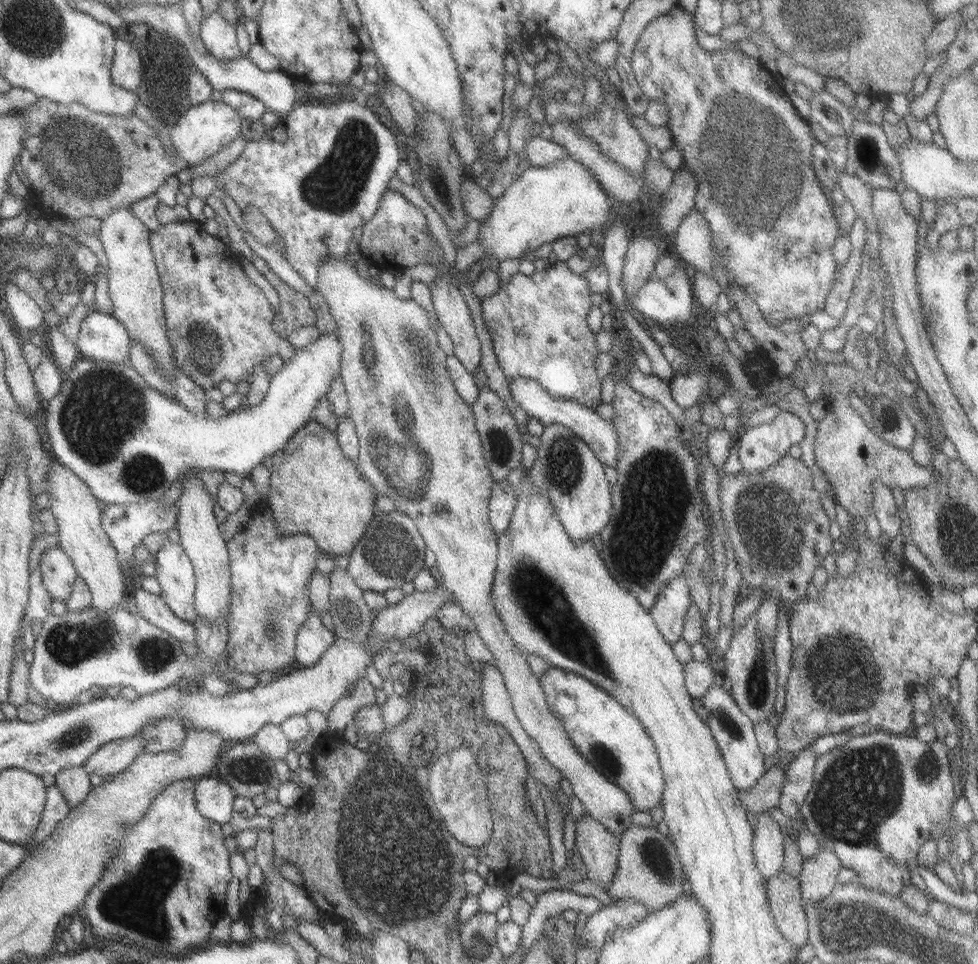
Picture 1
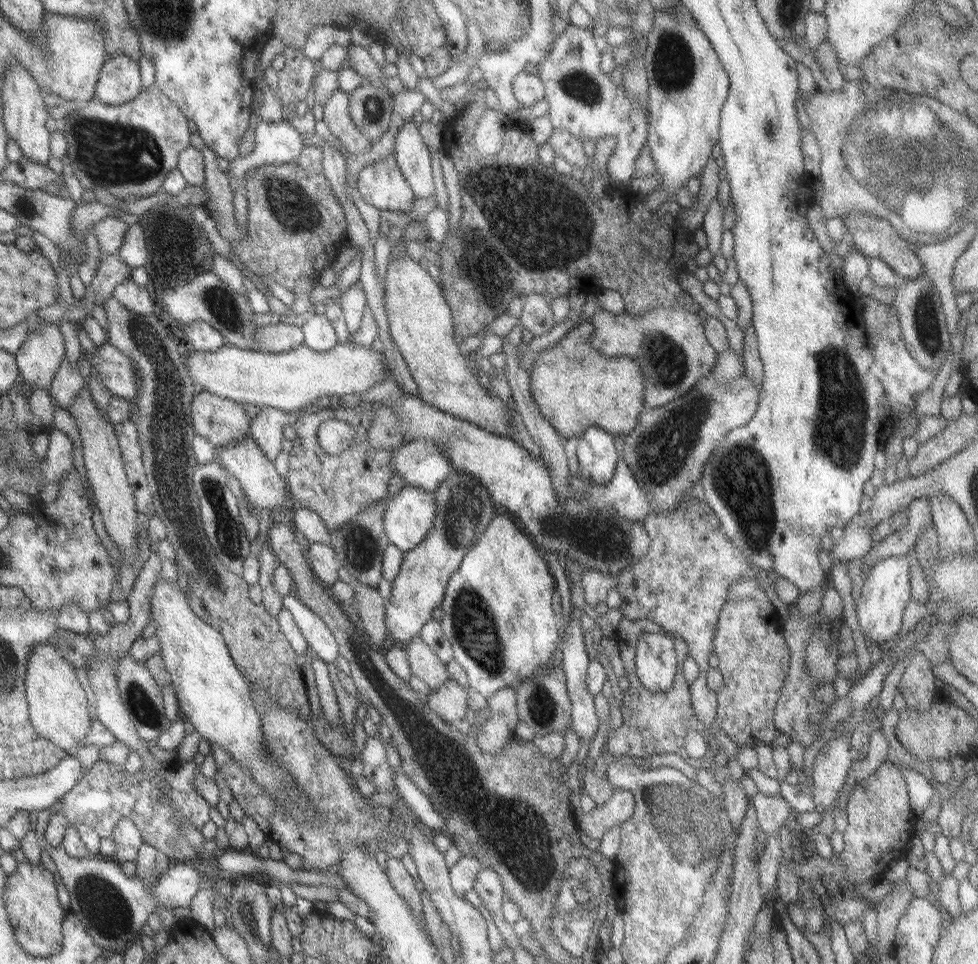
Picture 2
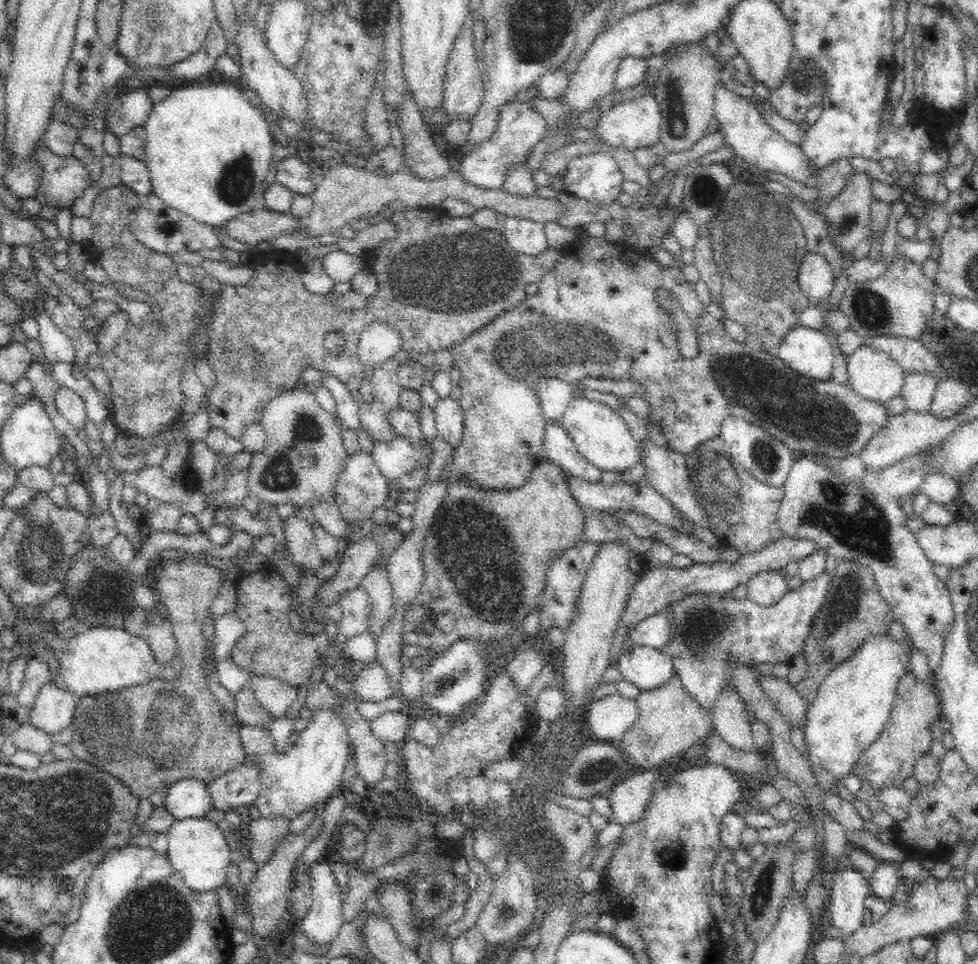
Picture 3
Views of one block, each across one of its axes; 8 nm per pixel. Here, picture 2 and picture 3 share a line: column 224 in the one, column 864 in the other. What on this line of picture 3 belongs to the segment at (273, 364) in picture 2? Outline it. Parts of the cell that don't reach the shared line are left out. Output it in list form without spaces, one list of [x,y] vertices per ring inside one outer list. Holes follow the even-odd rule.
[[[863,345],[846,361],[849,377],[847,385],[861,398],[885,403],[901,394],[905,373],[886,352]]]

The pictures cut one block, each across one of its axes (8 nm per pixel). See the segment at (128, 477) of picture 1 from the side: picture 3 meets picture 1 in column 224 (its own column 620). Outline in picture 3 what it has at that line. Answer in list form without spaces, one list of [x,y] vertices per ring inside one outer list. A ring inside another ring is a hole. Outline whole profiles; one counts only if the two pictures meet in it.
[[[576,395],[560,423],[584,459],[603,472],[625,472],[641,462],[630,427],[617,411],[602,402]]]

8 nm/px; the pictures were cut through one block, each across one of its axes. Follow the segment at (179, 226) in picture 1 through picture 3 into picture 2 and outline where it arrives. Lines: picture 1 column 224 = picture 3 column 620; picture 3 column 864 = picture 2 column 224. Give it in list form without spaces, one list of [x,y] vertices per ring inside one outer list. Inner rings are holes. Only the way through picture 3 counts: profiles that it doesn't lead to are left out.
[[[202,391],[191,400],[190,421],[194,434],[218,450],[248,435],[251,419],[243,411],[243,405]]]

